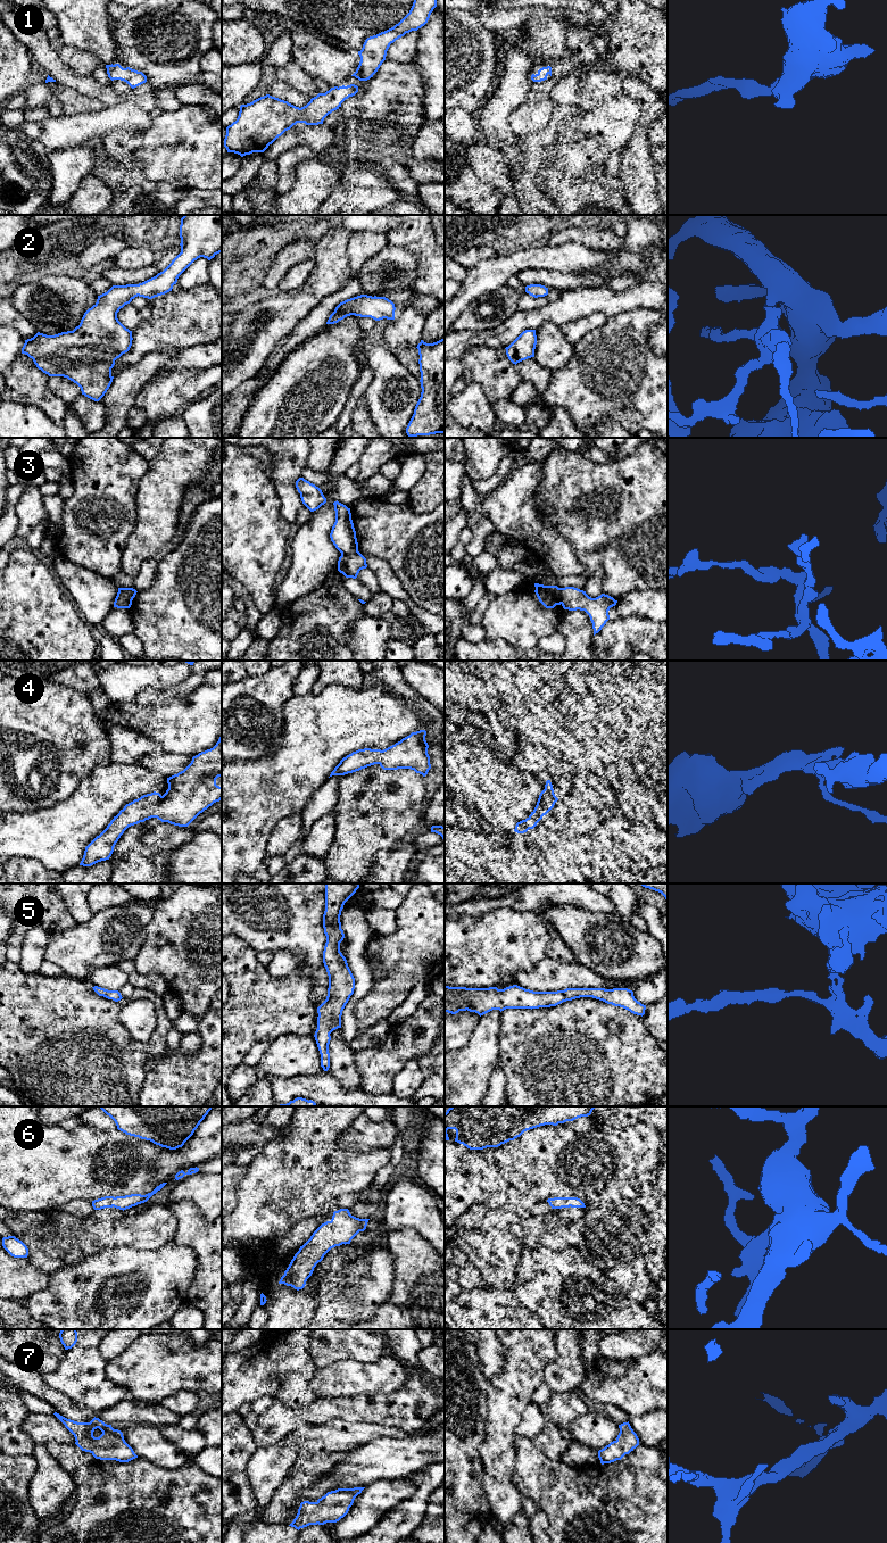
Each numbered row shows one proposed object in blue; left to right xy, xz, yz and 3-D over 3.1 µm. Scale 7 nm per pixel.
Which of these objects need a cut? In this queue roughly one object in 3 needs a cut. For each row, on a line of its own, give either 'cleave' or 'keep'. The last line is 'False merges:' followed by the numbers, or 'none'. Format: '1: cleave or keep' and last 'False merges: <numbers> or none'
1: keep
2: keep
3: cleave
4: keep
5: keep
6: keep
7: keep
False merges: 3

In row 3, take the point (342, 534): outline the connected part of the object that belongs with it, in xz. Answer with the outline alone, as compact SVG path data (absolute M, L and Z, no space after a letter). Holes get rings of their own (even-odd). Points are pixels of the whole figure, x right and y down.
M333 503L335 522L332 526L330 538L341 555L351 555L358 551L356 531L351 520L350 508L339 503Z

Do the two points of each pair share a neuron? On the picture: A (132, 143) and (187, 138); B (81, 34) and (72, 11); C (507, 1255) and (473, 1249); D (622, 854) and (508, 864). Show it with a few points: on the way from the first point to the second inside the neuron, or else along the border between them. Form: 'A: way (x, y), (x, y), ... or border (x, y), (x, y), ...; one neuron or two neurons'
A: border (142, 139), (134, 149); two neurons
B: way (81, 28), (81, 21), (77, 17); one neuron
C: way (499, 1255), (481, 1249); one neuron
D: border (558, 840), (547, 848), (540, 862), (541, 871); two neurons

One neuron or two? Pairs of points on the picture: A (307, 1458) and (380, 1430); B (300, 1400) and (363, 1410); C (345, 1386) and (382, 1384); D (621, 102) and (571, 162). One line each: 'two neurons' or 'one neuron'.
A: two neurons
B: two neurons
C: one neuron
D: one neuron

